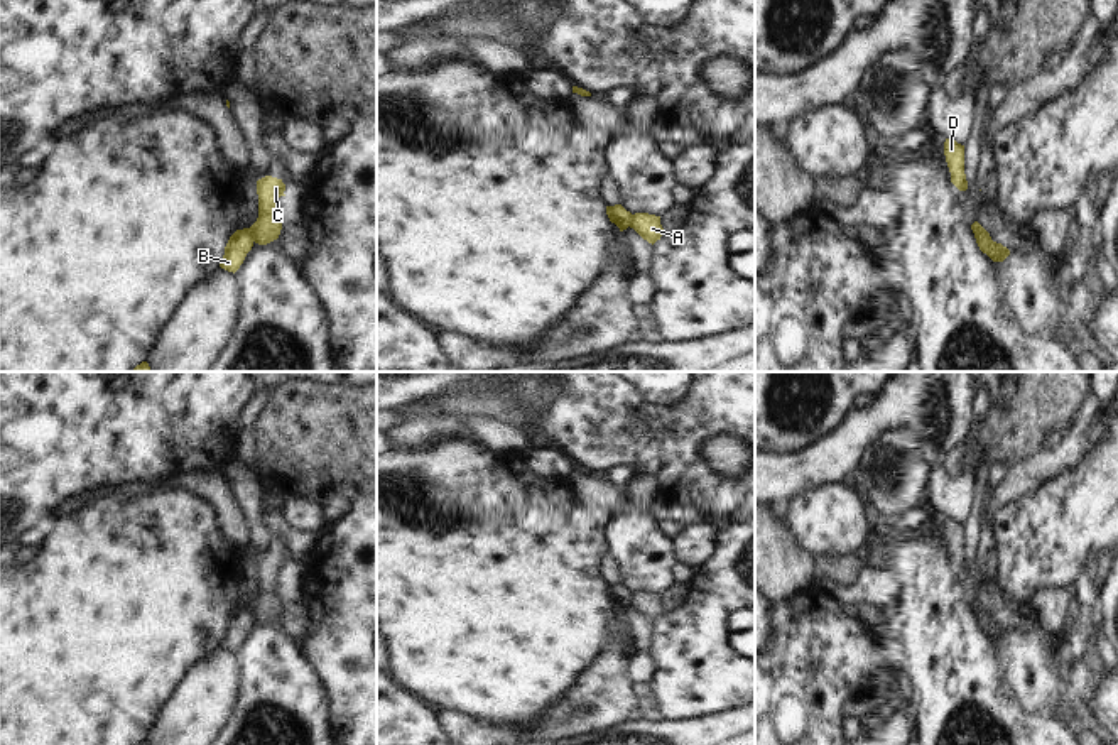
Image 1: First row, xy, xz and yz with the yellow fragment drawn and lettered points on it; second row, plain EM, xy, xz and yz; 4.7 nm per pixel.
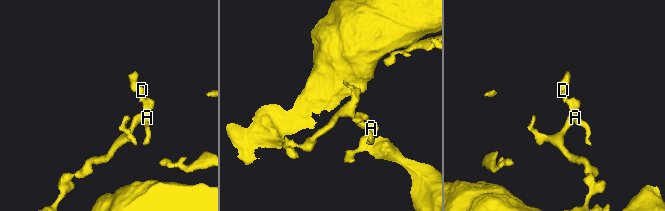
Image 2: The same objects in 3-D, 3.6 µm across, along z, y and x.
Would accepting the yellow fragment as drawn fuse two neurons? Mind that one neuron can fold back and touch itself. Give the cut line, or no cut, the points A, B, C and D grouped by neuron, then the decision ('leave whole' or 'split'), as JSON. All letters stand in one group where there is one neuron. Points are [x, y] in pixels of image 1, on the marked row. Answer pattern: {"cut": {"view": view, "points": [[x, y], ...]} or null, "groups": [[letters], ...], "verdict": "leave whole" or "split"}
{"cut": {"view": "xy", "points": [[250, 227], [254, 240]]}, "groups": [["A", "C", "D"], ["B"]], "verdict": "split"}

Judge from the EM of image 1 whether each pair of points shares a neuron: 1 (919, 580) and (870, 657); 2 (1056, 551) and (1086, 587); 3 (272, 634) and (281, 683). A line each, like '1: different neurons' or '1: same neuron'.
1: different neurons
2: different neurons
3: same neuron

